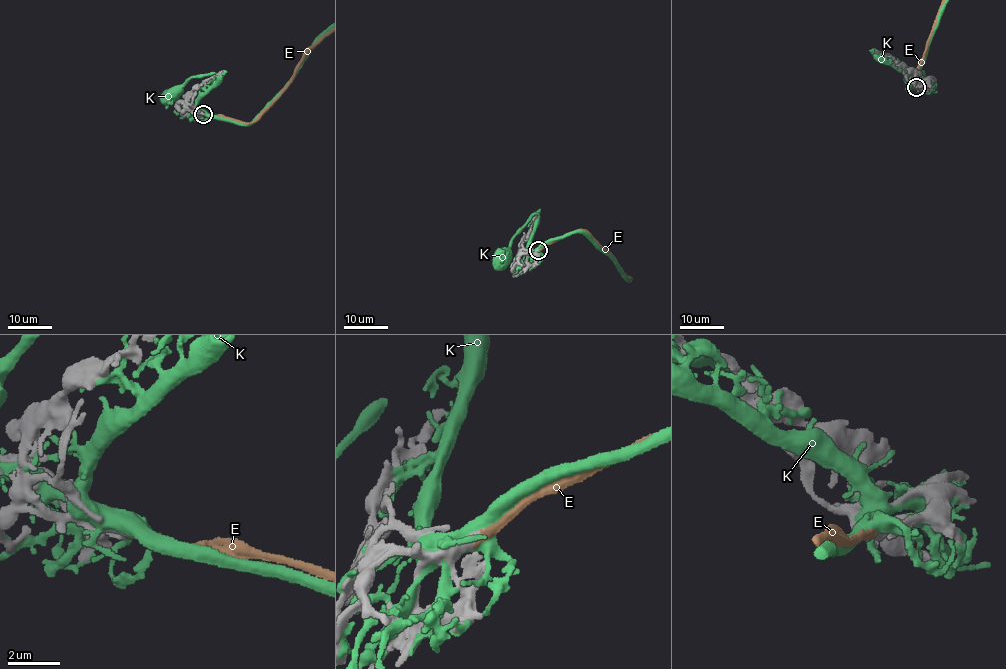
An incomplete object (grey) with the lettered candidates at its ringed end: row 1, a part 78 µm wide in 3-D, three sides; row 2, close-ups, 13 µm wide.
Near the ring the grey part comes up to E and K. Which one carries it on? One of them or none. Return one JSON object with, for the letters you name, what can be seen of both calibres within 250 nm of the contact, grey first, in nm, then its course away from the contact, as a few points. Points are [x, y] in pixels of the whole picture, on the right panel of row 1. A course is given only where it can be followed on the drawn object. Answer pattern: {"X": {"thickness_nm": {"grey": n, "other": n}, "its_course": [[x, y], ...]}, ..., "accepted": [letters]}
{"E": {"thickness_nm": {"grey": 280, "other": 280}}, "accepted": ["E"]}

